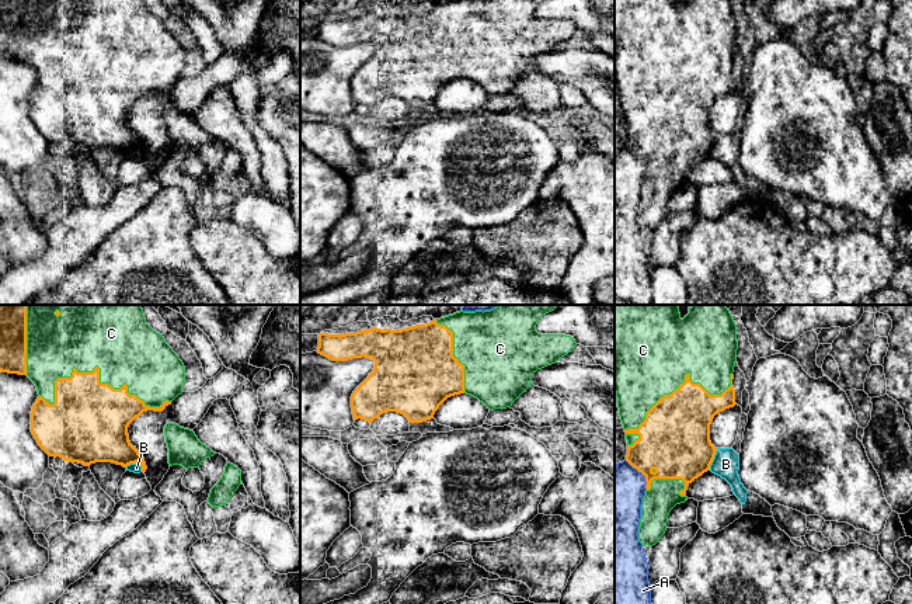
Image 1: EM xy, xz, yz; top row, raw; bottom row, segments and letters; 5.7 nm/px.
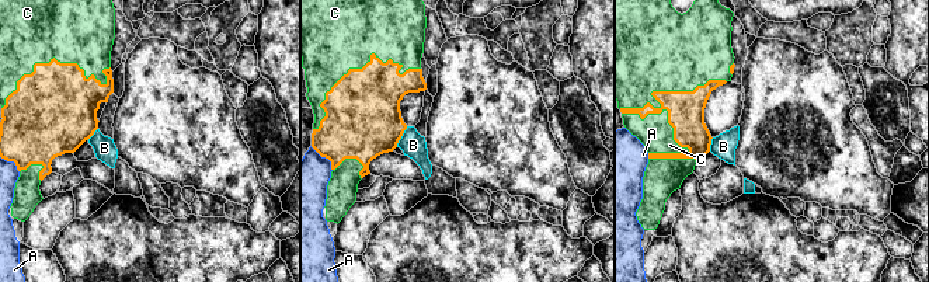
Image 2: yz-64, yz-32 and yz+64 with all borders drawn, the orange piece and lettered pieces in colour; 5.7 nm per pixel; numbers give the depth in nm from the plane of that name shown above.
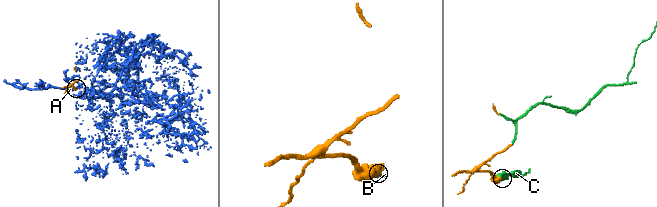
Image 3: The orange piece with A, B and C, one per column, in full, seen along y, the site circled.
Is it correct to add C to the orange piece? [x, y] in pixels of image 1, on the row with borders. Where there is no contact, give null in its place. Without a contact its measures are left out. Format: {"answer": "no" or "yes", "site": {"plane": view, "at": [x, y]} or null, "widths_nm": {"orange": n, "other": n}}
{"answer": "yes", "site": {"plane": "xy", "at": [98, 372]}, "widths_nm": {"orange": 400, "other": 440}}

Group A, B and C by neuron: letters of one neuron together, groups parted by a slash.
A / B / C

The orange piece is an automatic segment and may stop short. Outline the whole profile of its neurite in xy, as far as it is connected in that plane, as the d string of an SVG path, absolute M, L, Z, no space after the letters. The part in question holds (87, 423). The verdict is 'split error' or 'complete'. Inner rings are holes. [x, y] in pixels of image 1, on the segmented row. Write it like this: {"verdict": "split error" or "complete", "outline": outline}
{"verdict": "split error", "outline": "M0 305L0 371L27 375L35 383L39 396L31 412L31 433L49 457L60 457L66 462L79 462L87 466L95 462L112 462L126 468L130 464L139 462L143 473L147 466L145 458L130 444L128 427L143 412L163 412L182 393L185 382L182 361L166 343L163 334L146 323L142 305Z"}

